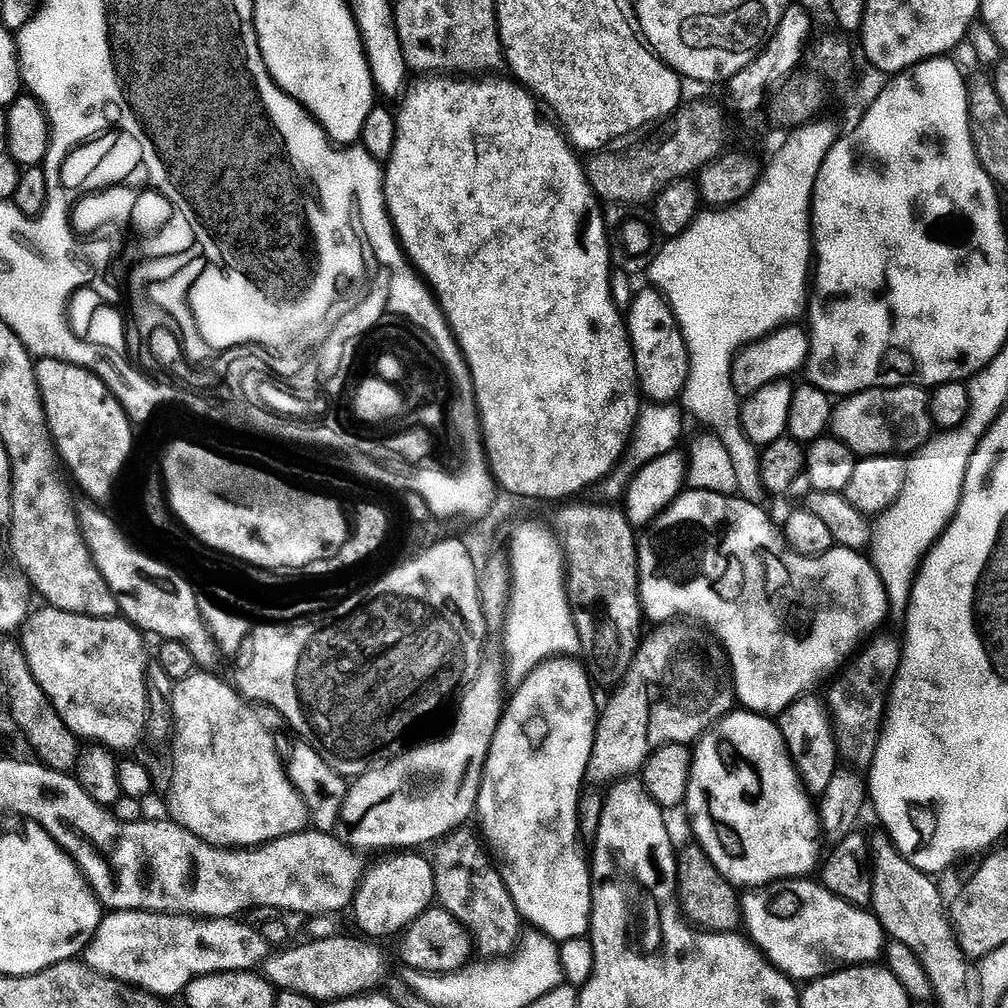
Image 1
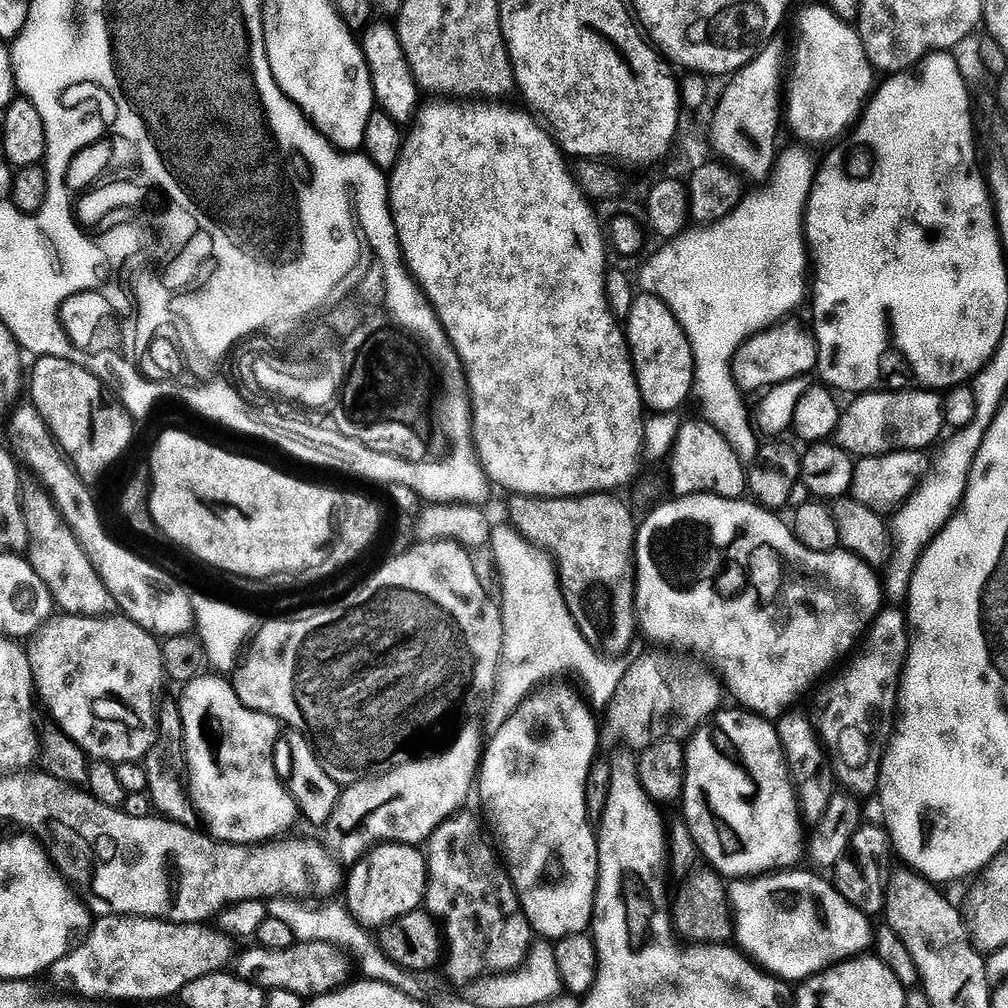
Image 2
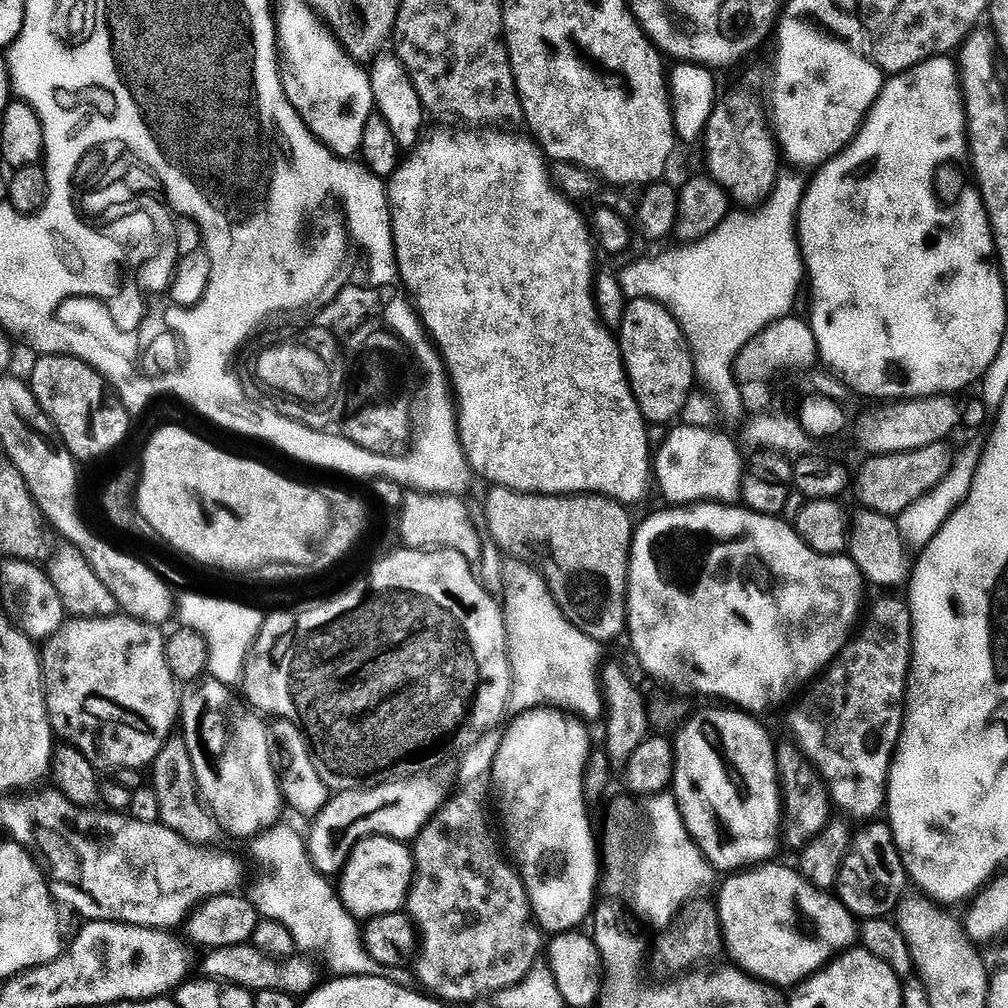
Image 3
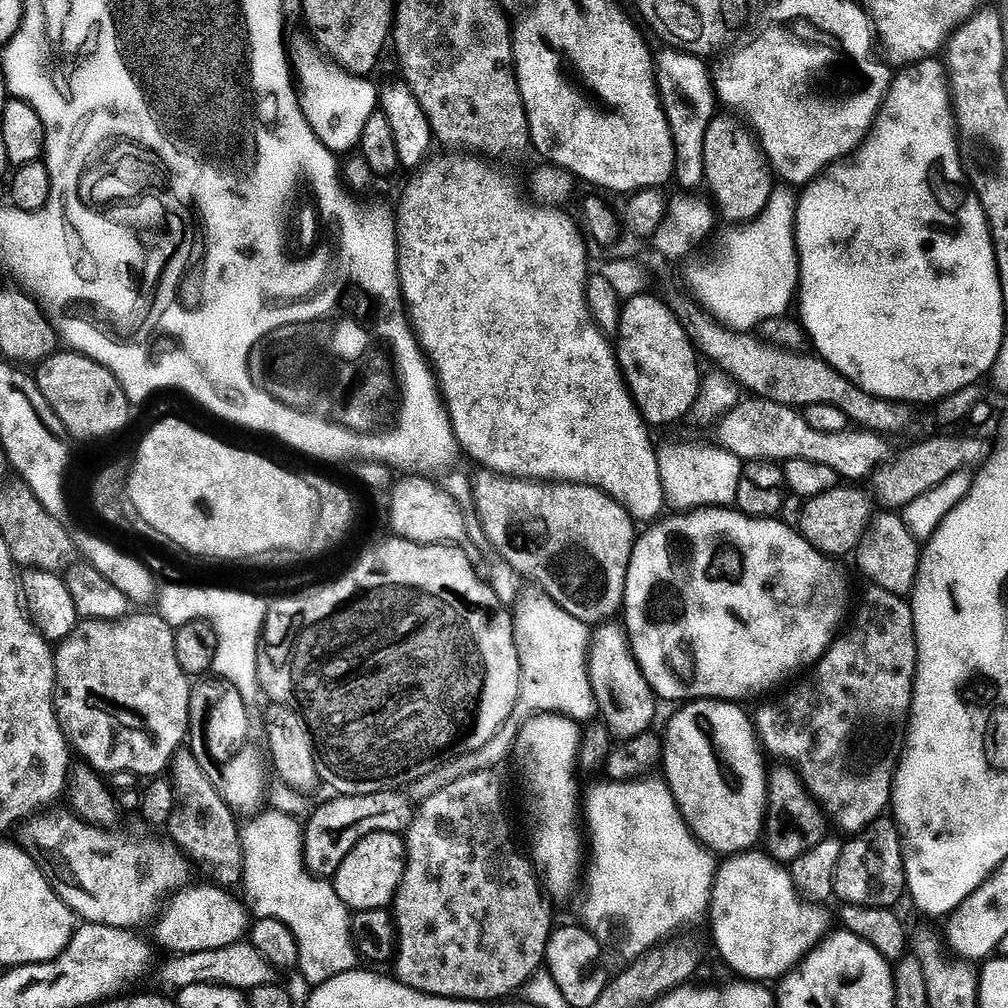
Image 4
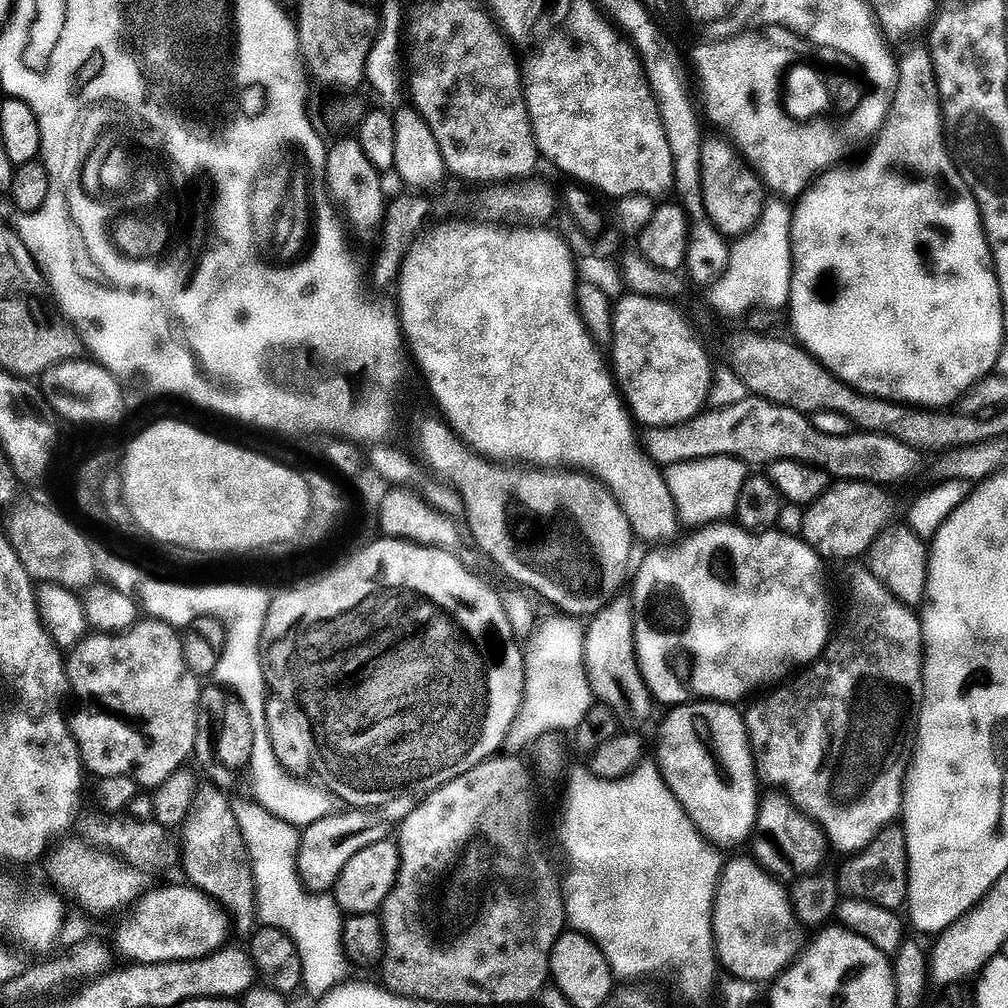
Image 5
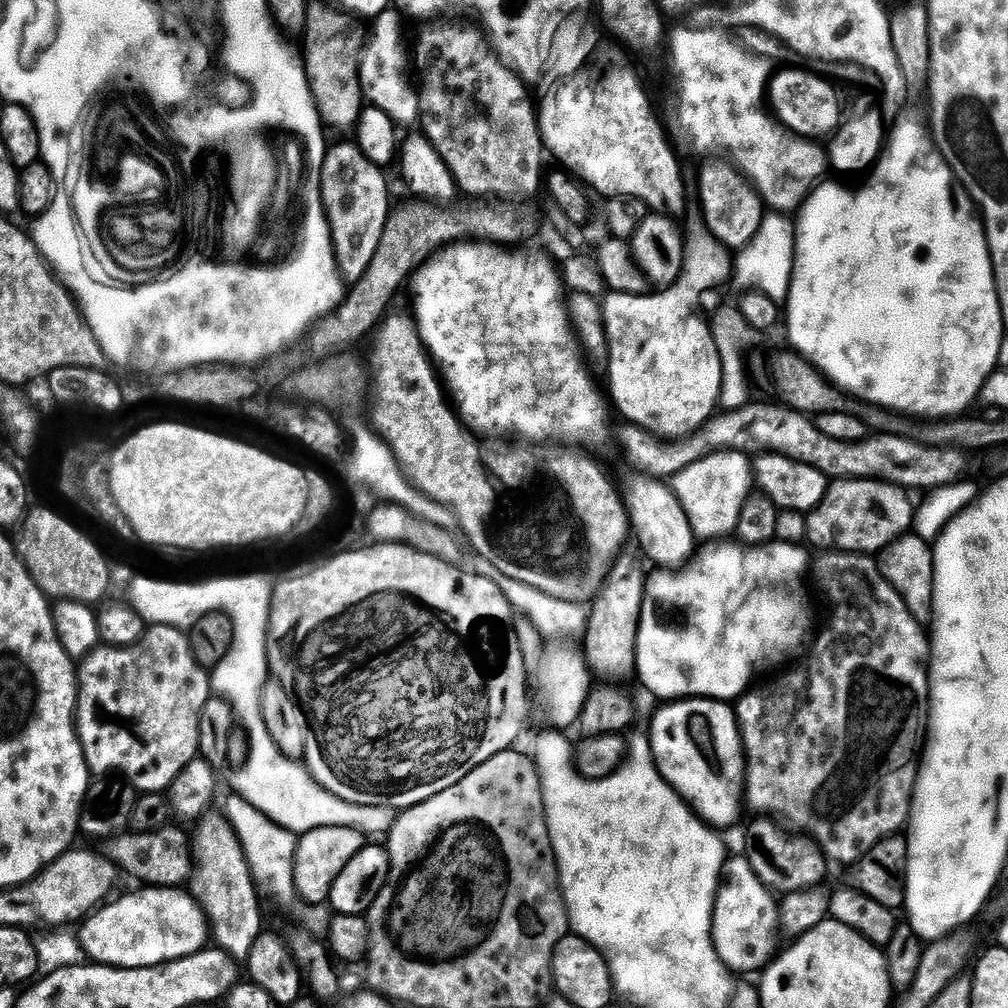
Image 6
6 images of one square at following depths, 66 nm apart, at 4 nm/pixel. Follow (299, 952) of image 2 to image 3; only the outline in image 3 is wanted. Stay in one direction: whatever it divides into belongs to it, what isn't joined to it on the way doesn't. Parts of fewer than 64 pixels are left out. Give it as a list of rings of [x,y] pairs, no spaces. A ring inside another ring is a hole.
[[[251,943],[230,945],[228,948],[218,948],[211,951],[210,955],[204,962],[204,968],[209,977],[214,980],[225,982],[228,984],[237,984],[240,988],[247,988],[253,993],[269,992],[270,990],[278,990],[279,992],[285,992],[291,996],[297,998],[303,998],[308,995],[317,987],[318,979],[316,980],[316,968],[311,964],[309,957],[304,954],[297,954],[290,956],[287,959],[276,959],[273,956],[267,956],[262,954],[253,948]]]

